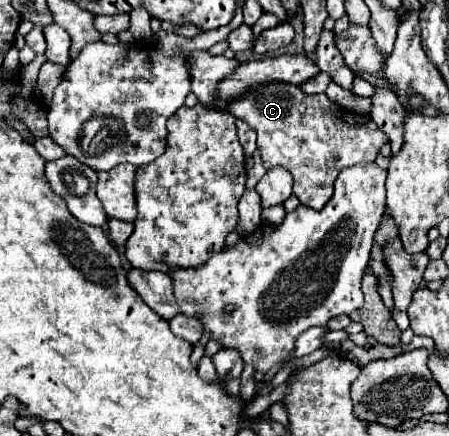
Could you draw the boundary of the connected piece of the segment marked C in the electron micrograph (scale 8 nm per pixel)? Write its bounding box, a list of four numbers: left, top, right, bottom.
[225,84,389,210]

